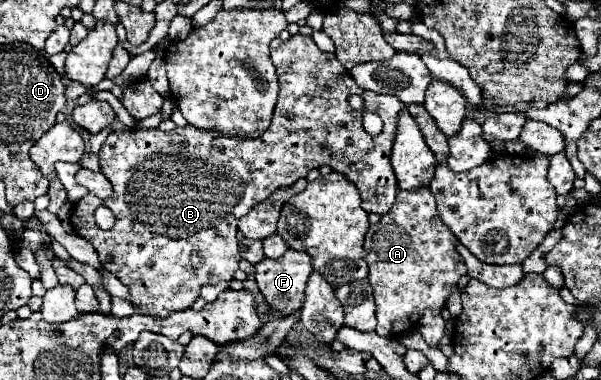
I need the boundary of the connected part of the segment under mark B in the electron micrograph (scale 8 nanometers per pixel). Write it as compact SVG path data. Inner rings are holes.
M293 35L289 37L287 41L283 39L275 39L271 43L271 61L273 65L277 67L277 75L279 75L279 99L277 99L277 107L275 107L275 115L273 115L273 121L271 121L271 127L259 137L259 139L241 139L241 137L225 137L225 135L213 135L213 131L197 131L195 127L175 127L171 133L165 133L161 129L133 129L133 131L111 131L105 145L101 147L99 151L99 165L101 165L101 173L111 181L113 185L113 195L109 199L103 201L105 207L109 207L115 215L115 225L113 229L109 231L103 231L99 229L99 225L95 223L95 209L101 205L99 199L81 199L77 205L73 205L71 209L71 215L69 215L69 223L73 225L75 233L83 239L87 239L97 255L99 255L99 261L101 265L111 271L123 285L129 287L129 303L135 307L135 313L137 315L149 315L149 317L159 317L159 319L165 319L167 315L175 313L175 311L185 311L189 309L197 297L199 297L199 289L203 285L217 285L219 281L231 281L233 279L233 273L239 269L239 251L237 251L237 221L247 215L257 203L265 201L271 193L275 193L277 189L285 189L285 187L291 187L295 183L295 179L301 179L305 177L311 169L317 169L321 165L329 165L333 171L345 175L359 191L359 197L361 197L361 207L367 211L367 213L377 213L377 215L385 215L389 213L389 209L393 207L395 203L395 195L397 195L397 181L395 181L395 175L393 175L393 167L389 167L389 155L391 155L391 147L395 143L395 135L397 135L397 117L399 113L405 109L405 103L401 103L397 97L393 95L377 95L373 91L361 91L361 87L357 87L357 83L353 83L353 79L349 79L349 71L345 67L341 67L339 59L333 55L333 53L325 53L321 51L315 41L309 37L309 35ZM349 95L361 95L363 97L363 103L365 103L365 111L371 111L371 113L377 113L381 119L383 119L383 131L375 137L367 135L365 129L363 129L363 111L355 111L349 107L347 103L347 97Z

